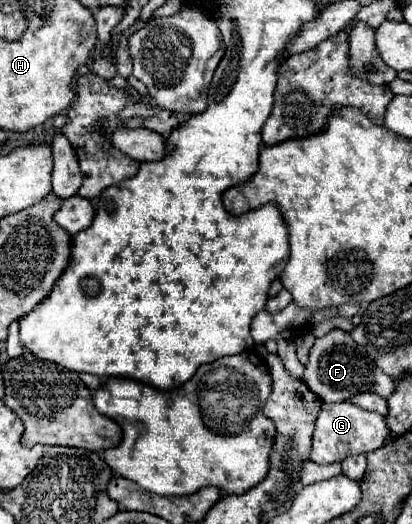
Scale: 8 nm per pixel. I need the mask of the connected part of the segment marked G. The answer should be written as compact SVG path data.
M349 401L323 403L317 423L315 423L309 459L315 463L341 463L349 455L371 453L371 451L383 447L387 437L389 437L389 429L387 429L383 415L369 413Z

